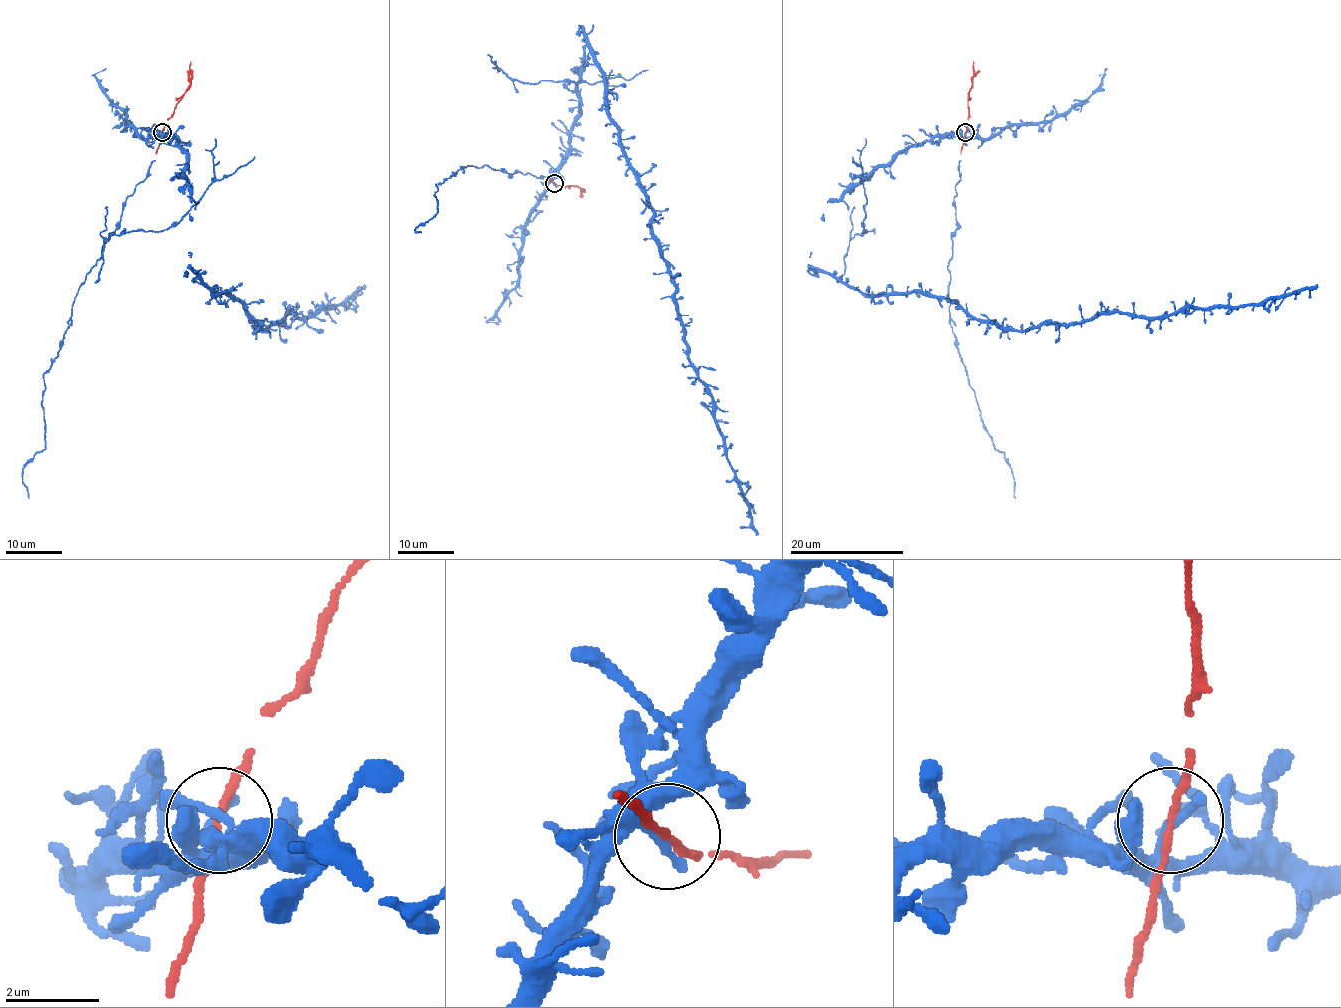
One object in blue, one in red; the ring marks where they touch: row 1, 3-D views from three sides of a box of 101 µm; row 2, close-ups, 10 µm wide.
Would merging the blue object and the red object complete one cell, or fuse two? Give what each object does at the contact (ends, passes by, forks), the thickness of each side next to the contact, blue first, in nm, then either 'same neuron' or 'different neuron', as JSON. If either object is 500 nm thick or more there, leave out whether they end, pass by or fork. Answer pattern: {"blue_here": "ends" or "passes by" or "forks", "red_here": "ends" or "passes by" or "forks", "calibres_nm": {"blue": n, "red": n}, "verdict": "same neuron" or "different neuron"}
{"blue_here": "ends", "red_here": "passes by", "calibres_nm": {"blue": 200, "red": 140}, "verdict": "same neuron"}

